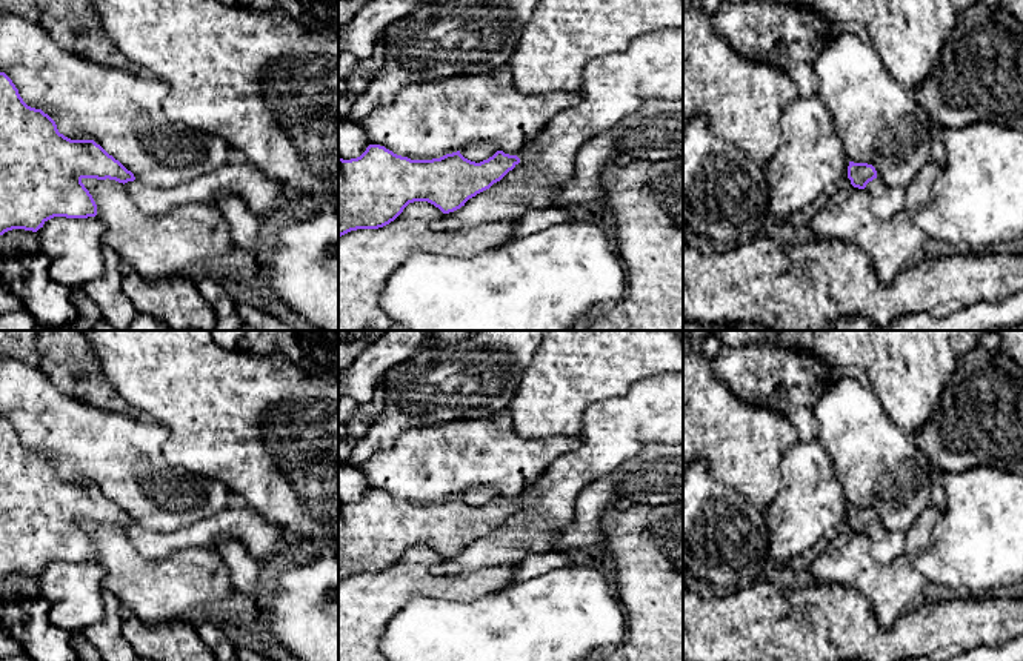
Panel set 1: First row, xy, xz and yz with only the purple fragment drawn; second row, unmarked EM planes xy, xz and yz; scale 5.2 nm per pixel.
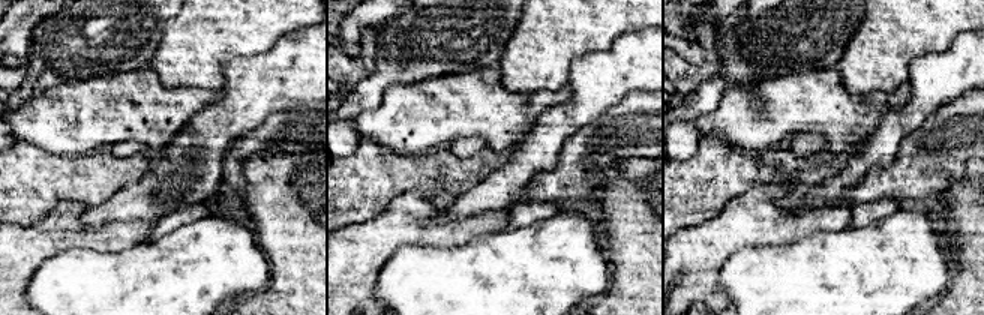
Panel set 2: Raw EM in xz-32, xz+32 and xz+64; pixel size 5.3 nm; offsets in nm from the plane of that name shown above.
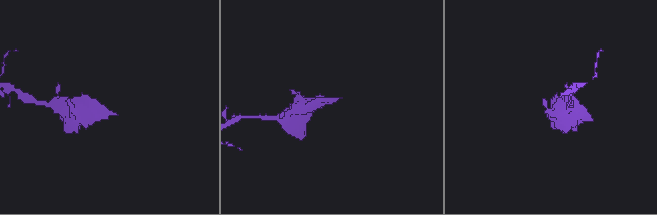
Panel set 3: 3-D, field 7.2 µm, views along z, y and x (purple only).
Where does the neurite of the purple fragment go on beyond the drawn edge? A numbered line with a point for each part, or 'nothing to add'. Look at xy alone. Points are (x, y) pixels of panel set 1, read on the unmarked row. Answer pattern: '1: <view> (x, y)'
1: xy (262, 540)

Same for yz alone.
1: yz (886, 544)

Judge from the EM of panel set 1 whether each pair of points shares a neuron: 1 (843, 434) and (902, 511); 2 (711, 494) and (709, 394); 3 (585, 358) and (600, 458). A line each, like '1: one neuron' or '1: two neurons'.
1: one neuron
2: two neurons
3: two neurons

